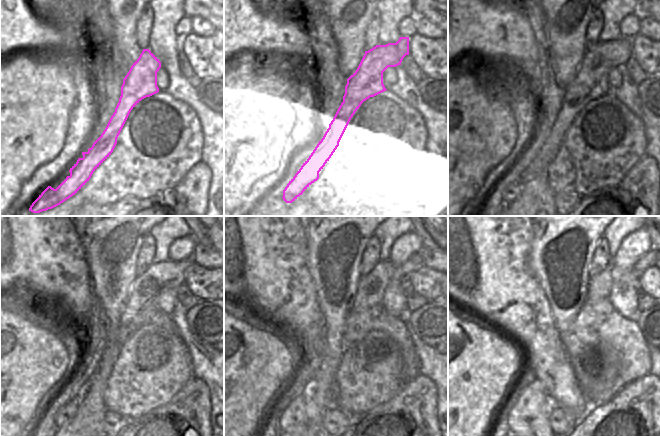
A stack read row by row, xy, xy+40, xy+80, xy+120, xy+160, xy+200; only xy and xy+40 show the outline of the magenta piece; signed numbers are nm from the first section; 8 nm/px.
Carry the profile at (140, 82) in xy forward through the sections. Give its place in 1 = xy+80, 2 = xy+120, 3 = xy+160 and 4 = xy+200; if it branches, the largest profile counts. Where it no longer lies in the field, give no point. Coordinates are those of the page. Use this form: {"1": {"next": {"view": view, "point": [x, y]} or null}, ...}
{"1": {"next": {"view": "xy+80", "point": [590, 82]}}, "2": {"next": {"view": "xy+120", "point": [142, 304]}}, "3": {"next": {"view": "xy+160", "point": [371, 288]}}, "4": {"next": {"view": "xy+200", "point": [599, 287]}}}

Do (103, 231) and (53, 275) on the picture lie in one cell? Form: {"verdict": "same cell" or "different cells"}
{"verdict": "different cells"}

